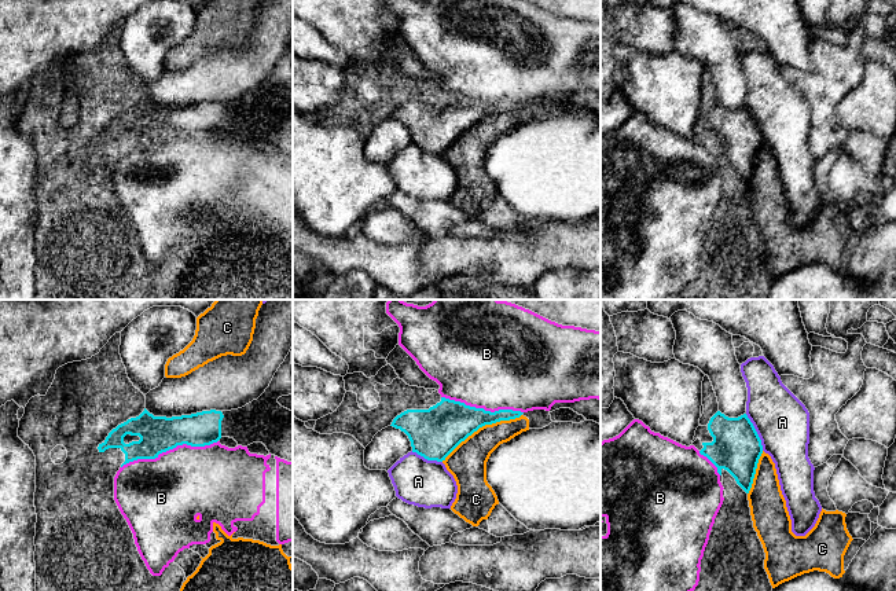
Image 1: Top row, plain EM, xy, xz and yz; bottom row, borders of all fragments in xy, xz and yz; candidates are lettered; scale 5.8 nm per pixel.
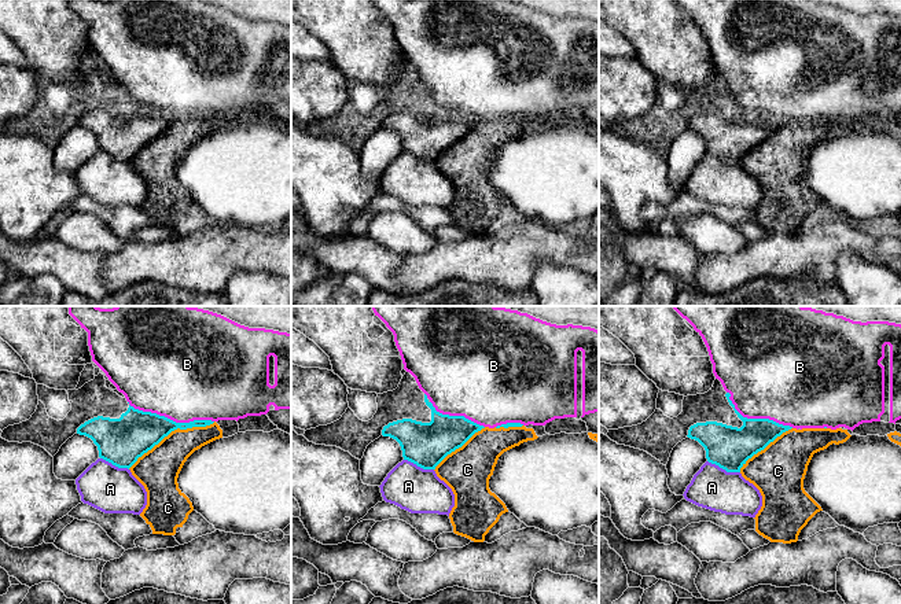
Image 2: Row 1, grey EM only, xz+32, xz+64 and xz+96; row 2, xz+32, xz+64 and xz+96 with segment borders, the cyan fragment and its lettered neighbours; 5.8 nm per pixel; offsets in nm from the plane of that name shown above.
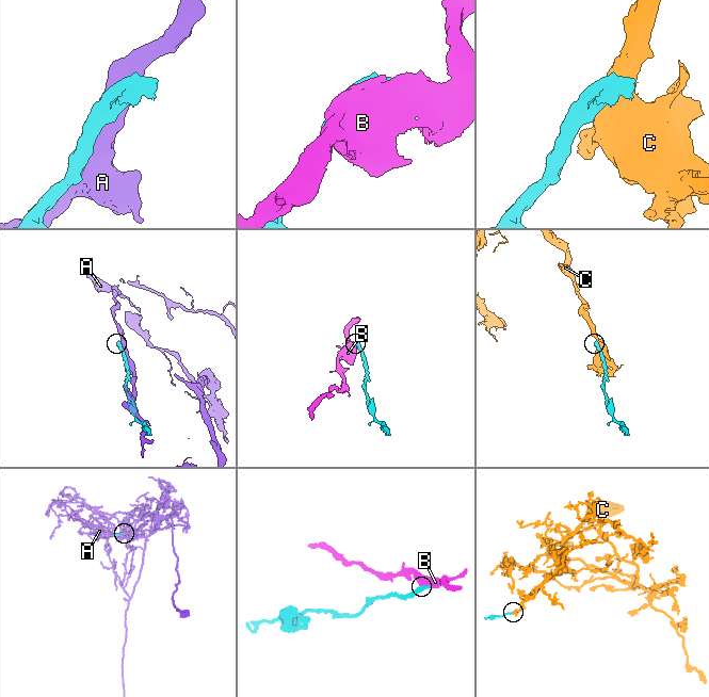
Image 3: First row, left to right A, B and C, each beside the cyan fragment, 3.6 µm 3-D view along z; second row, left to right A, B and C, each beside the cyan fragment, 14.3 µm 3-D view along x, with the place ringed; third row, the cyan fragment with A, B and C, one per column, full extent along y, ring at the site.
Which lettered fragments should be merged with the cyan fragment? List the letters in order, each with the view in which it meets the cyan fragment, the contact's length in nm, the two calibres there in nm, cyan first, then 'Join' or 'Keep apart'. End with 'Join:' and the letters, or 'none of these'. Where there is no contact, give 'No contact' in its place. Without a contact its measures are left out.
A: Touches cyan in yz. Shared border 240 nm. Thickness 280 nm (cyan) against 320 nm. Keep apart
B: Touches cyan in xy. Shared border 600 nm. Thickness 220 nm (cyan) against 420 nm. Keep apart
C: Touches cyan in xz. Shared border 550 nm. Thickness 280 nm (cyan) against 220 nm. Keep apart
Join: none of these

